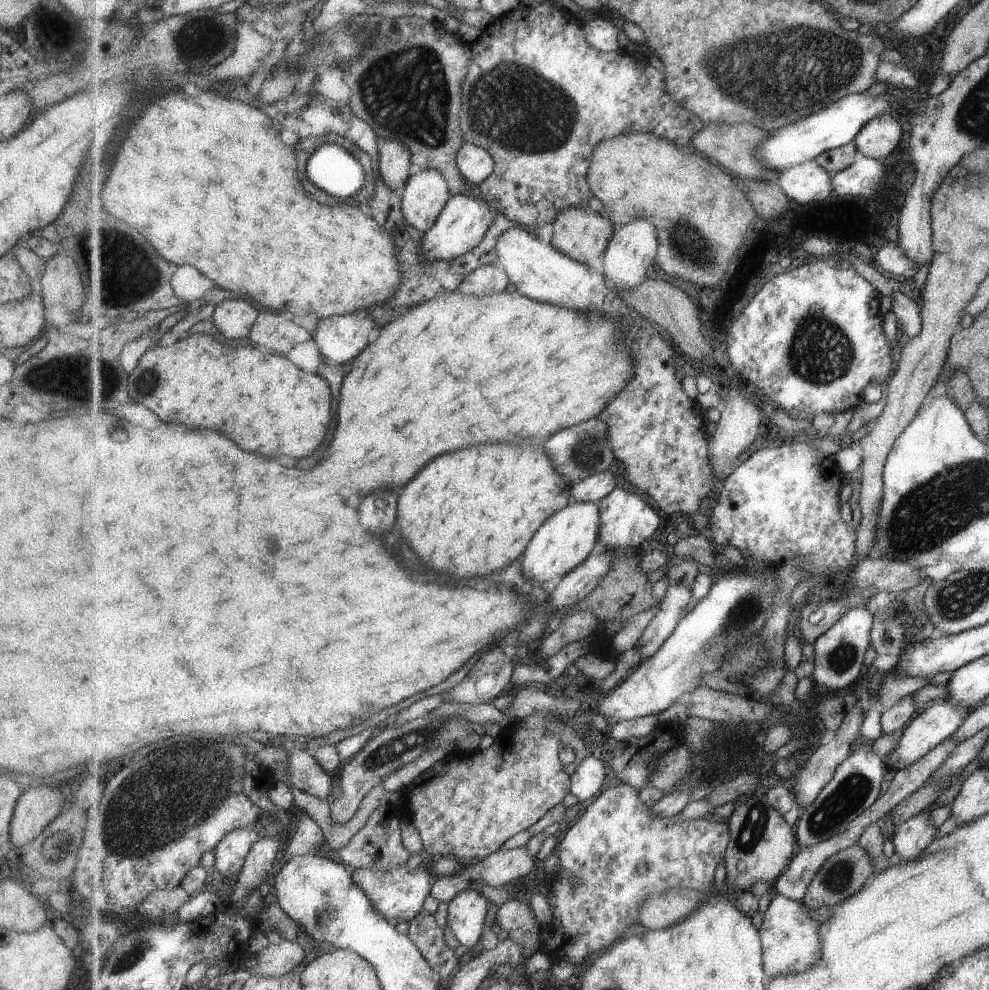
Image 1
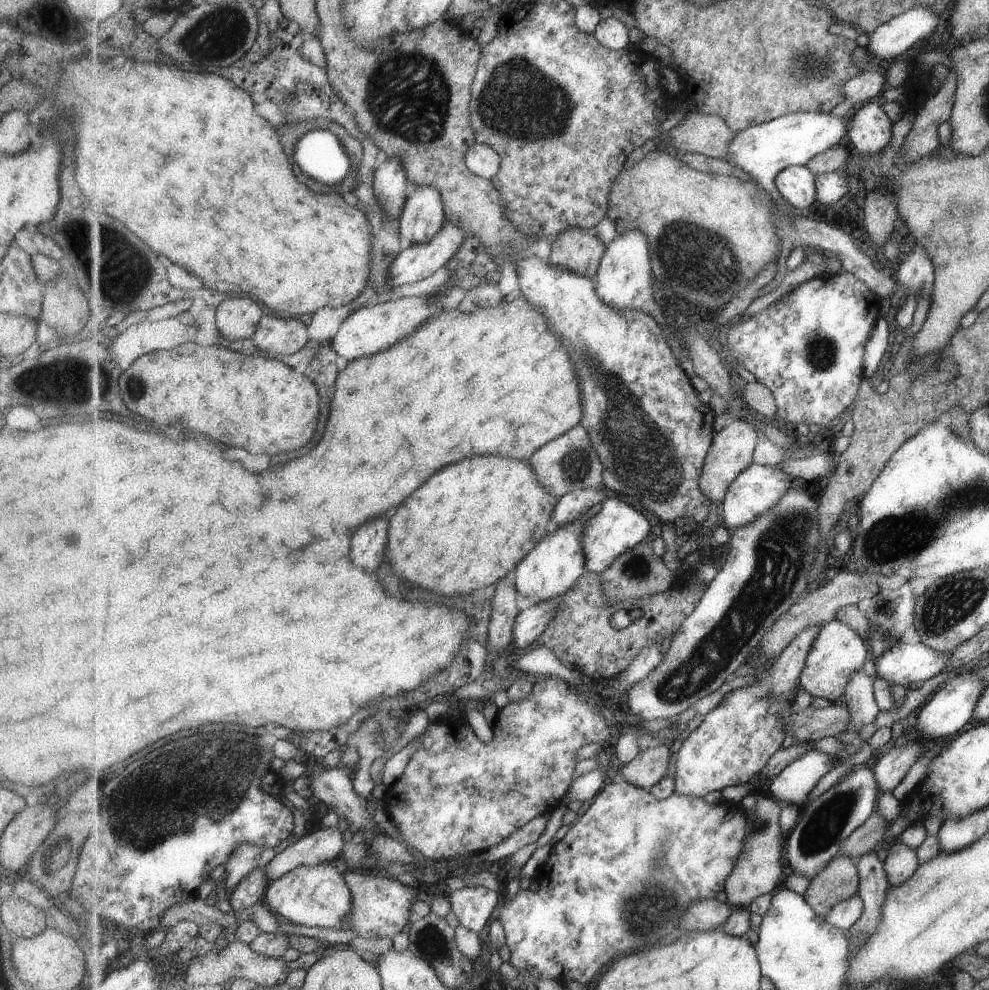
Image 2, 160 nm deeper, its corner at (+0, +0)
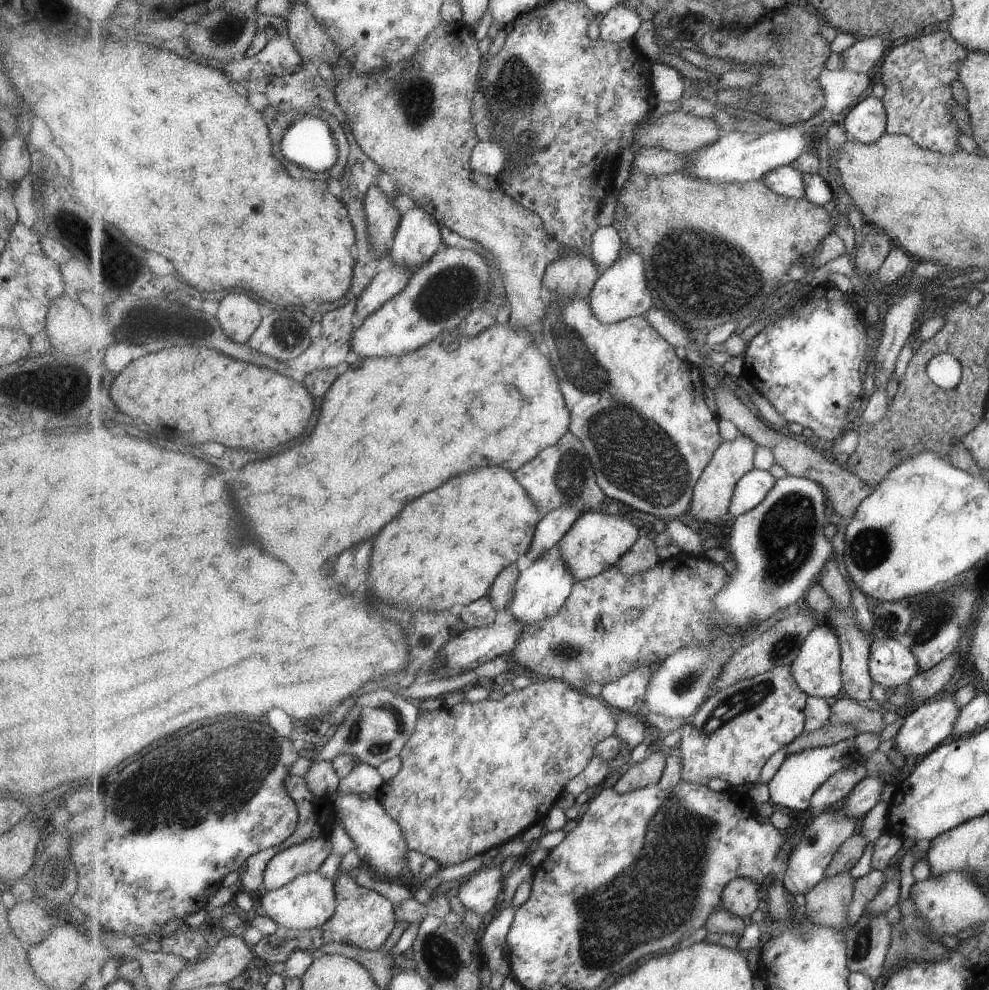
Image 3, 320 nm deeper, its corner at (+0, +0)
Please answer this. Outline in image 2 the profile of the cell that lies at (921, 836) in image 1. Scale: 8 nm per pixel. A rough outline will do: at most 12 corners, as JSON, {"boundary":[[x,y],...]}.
{"boundary":[[900,839],[884,860],[890,886],[905,882],[917,869],[915,848]]}

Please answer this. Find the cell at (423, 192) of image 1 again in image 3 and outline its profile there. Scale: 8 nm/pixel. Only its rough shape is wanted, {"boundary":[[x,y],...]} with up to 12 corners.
{"boundary":[[422,207],[405,212],[390,256],[417,268],[444,246],[442,224]]}

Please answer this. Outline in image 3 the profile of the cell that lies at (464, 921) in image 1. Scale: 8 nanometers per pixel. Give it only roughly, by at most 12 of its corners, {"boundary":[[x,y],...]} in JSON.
{"boundary":[[500,865],[470,876],[454,894],[482,917],[504,890]]}

